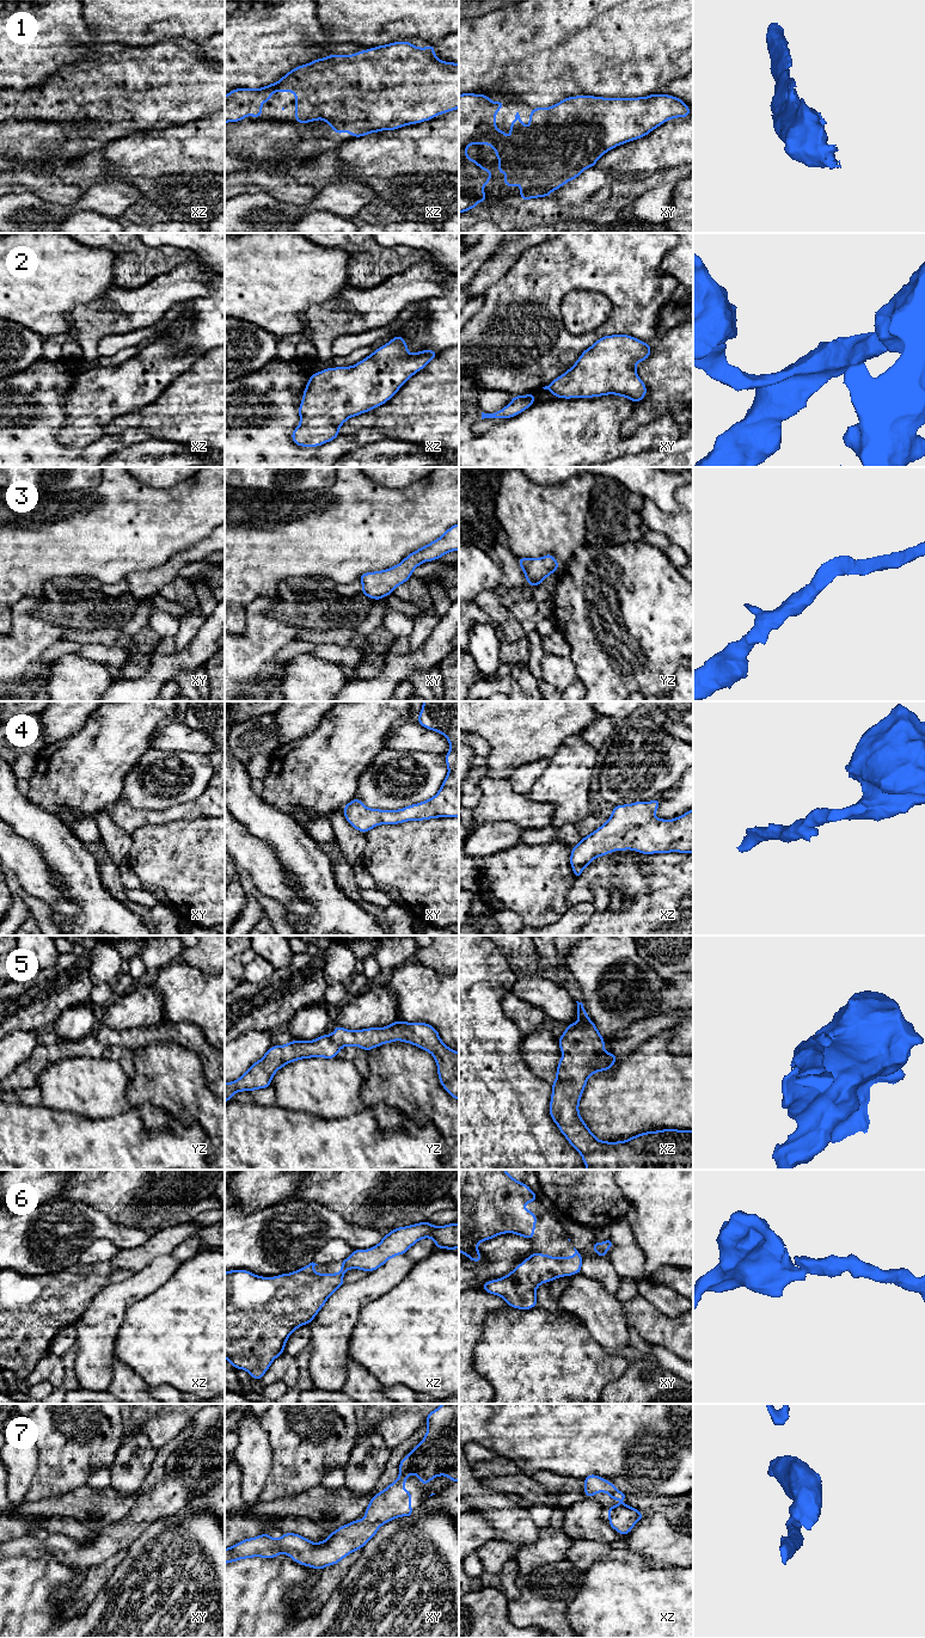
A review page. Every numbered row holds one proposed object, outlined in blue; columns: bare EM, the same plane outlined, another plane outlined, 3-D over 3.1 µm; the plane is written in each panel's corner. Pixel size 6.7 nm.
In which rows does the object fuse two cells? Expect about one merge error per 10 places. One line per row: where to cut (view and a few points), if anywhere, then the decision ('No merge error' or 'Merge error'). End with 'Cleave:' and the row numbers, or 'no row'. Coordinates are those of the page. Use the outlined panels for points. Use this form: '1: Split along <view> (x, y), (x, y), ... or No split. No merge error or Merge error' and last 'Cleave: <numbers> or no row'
1: No split. No merge error
2: No split. No merge error
3: No split. No merge error
4: No split. No merge error
5: No split. No merge error
6: No split. No merge error
7: No split. No merge error
Cleave: no row

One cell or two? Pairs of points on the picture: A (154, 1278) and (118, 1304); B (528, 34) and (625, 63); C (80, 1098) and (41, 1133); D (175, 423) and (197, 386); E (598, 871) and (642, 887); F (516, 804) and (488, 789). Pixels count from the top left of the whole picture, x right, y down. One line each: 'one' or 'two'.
A: one
B: one
C: two
D: one
E: one
F: one

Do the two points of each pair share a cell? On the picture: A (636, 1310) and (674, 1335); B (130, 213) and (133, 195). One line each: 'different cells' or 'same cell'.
A: same cell
B: different cells

